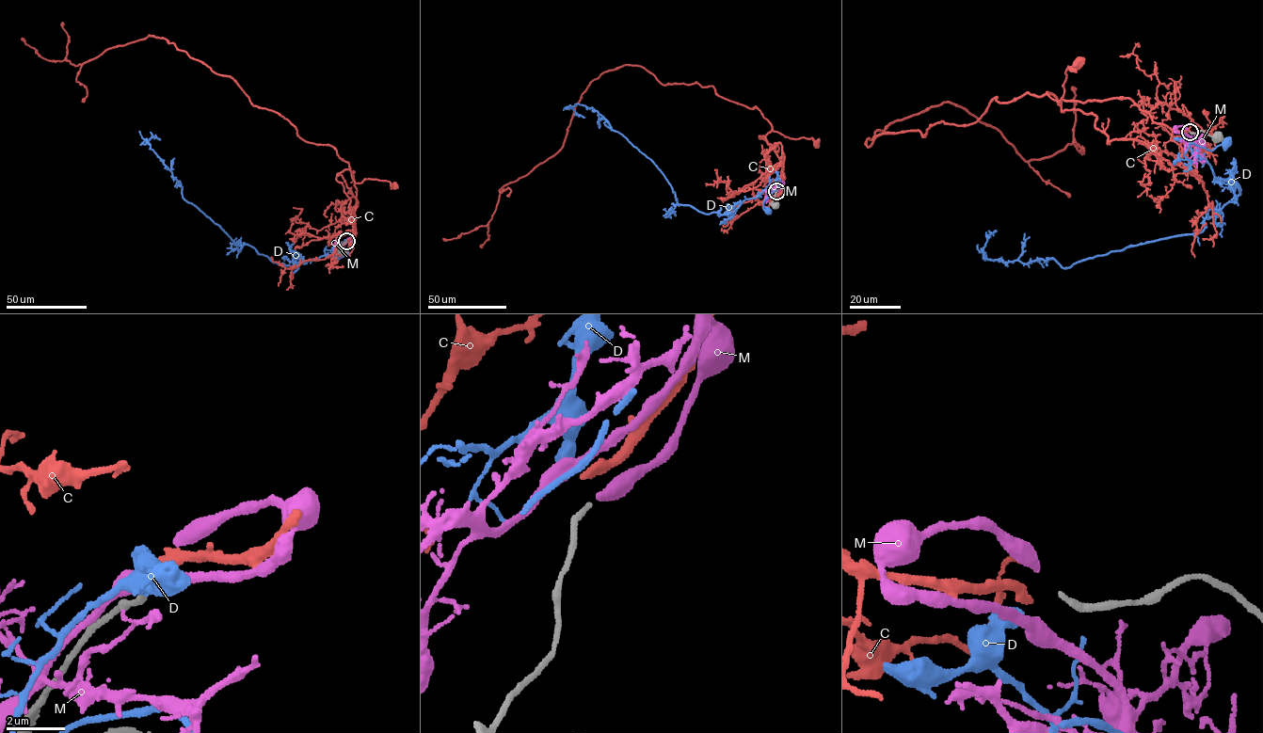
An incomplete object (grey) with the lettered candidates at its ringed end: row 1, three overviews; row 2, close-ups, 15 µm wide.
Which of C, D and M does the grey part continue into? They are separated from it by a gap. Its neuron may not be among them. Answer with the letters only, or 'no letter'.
no letter

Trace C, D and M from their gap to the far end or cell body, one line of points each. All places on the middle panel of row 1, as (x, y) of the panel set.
C: (775, 190), (785, 178), (782, 162), (761, 137), (773, 130), (791, 138), (812, 138), (816, 143)
D: (775, 189), (767, 186), (779, 179), (778, 185), (762, 203), (763, 209), (767, 211)
M: (777, 191), (783, 182), (772, 193), (769, 184)

